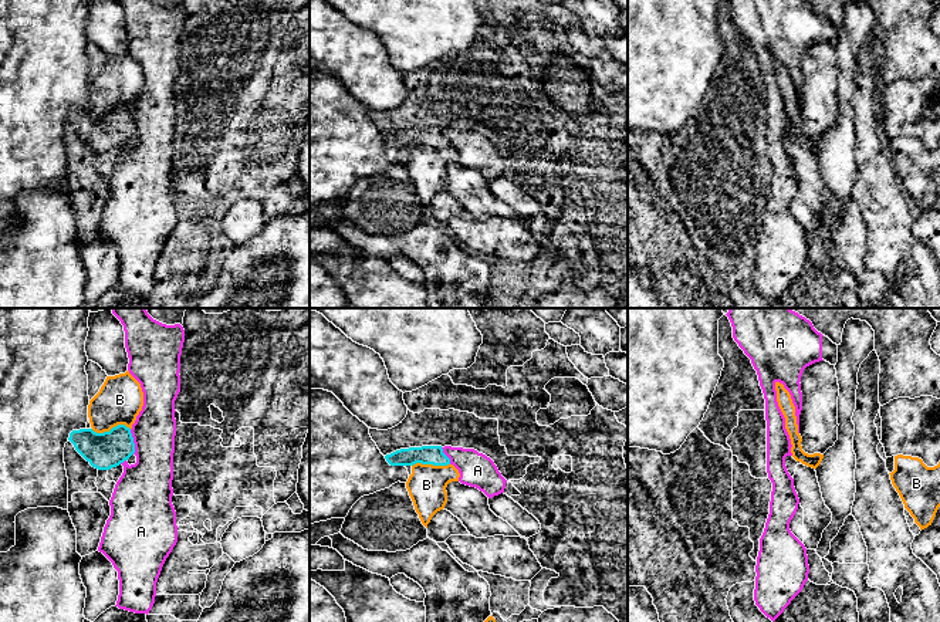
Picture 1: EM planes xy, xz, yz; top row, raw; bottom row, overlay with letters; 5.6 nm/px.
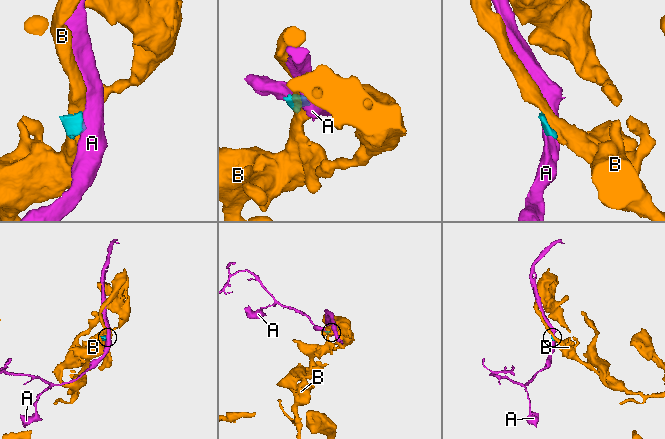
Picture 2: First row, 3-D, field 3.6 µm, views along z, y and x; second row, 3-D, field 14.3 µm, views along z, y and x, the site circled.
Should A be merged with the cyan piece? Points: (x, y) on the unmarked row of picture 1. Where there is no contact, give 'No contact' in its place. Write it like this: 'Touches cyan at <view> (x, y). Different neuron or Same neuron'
Touches cyan at xy (132, 124). Different neuron

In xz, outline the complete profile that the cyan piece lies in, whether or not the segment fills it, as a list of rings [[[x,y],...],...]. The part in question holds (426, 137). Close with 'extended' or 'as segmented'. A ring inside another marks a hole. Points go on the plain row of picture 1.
[[[422,128],[400,131],[385,138],[390,148],[413,148],[416,145],[447,148],[450,141],[443,135],[442,128]]] | as segmented

